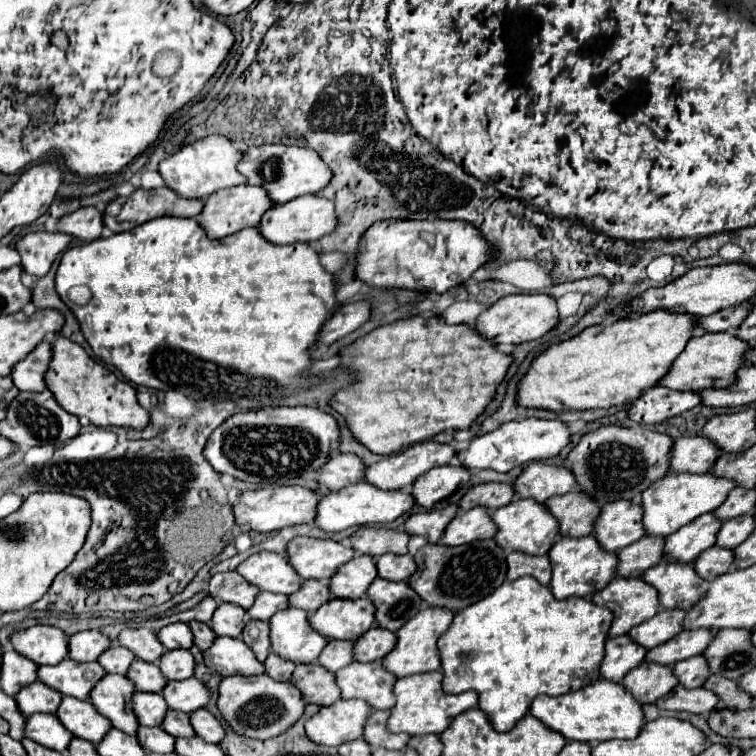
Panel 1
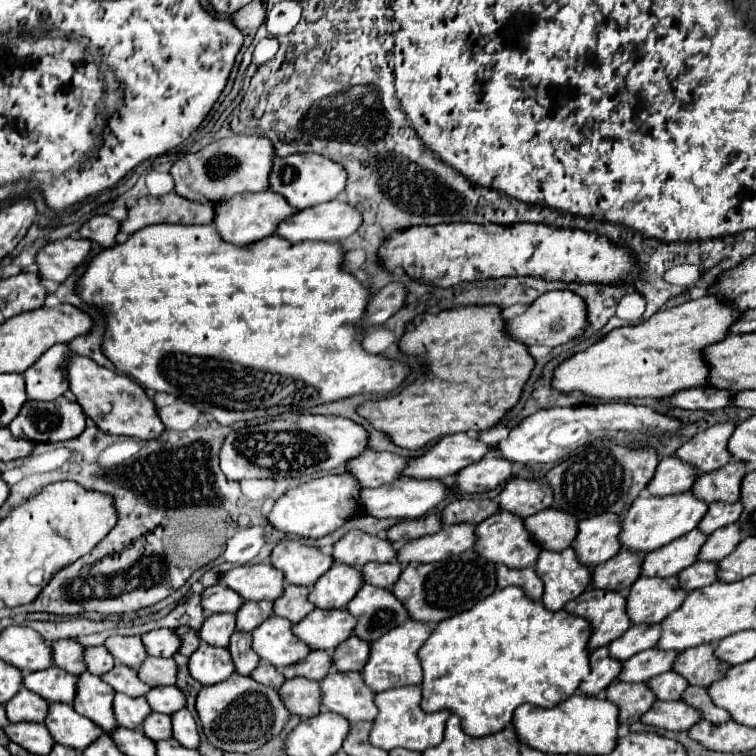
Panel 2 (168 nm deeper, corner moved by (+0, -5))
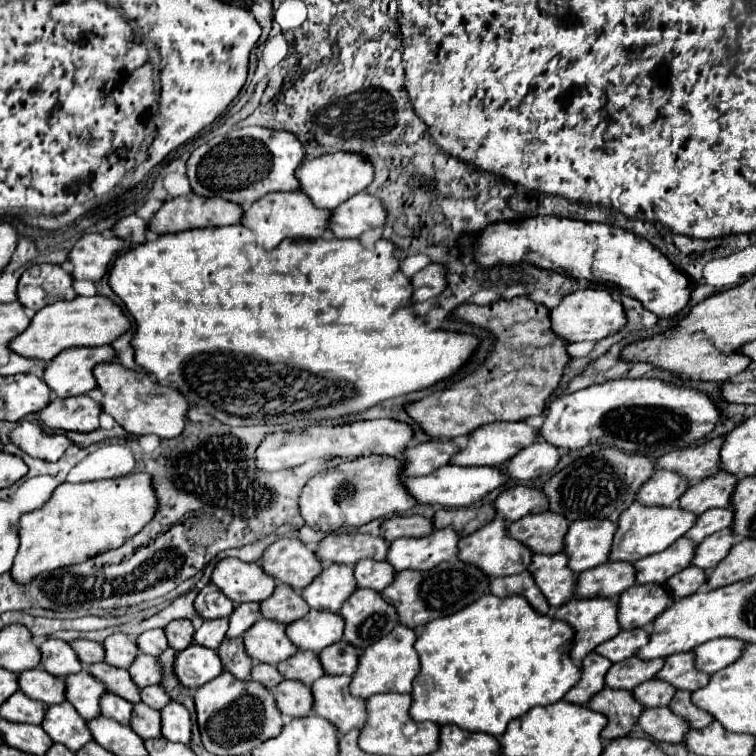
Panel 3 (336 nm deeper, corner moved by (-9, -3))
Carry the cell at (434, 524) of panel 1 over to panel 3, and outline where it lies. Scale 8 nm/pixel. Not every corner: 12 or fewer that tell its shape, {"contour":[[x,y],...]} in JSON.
{"contour":[[422,515],[384,519],[380,535],[388,543],[398,537],[422,537],[432,521]]}

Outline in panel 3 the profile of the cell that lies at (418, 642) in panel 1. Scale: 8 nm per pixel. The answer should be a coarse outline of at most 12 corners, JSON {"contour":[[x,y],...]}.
{"contour":[[414,629],[366,647],[350,695],[410,693],[420,671]]}

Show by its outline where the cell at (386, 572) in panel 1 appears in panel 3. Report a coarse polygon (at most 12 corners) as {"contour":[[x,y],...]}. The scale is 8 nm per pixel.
{"contour":[[360,559],[358,587],[382,591],[394,577],[386,561]]}

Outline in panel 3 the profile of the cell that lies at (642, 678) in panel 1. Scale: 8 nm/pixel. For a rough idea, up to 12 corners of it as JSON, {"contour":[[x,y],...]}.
{"contour":[[604,687],[586,705],[606,715],[602,739],[630,733],[642,705],[630,691]]}

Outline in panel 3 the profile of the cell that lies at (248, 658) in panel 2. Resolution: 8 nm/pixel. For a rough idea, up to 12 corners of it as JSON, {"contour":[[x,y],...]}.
{"contour":[[238,637],[218,647],[224,671],[236,679],[250,677],[252,661]]}

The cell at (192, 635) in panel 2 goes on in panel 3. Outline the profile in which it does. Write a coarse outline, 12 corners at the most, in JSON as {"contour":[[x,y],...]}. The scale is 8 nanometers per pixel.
{"contour":[[188,619],[164,627],[168,645],[182,651],[192,643],[194,627]]}

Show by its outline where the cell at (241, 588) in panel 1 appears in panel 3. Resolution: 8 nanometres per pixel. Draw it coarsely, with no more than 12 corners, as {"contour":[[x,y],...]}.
{"contour":[[206,585],[194,609],[204,621],[230,617],[234,603]]}

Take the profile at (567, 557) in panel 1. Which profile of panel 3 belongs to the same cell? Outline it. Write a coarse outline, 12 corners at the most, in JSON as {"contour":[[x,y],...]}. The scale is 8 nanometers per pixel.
{"contour":[[564,553],[534,555],[528,571],[552,607],[572,597]]}

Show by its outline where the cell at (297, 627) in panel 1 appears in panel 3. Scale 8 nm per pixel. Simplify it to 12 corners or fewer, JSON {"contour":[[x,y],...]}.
{"contour":[[260,619],[244,635],[252,661],[278,665],[294,653],[282,623]]}

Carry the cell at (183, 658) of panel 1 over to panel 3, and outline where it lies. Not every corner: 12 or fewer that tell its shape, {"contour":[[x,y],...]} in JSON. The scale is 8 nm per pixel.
{"contour":[[138,655],[128,673],[142,689],[160,683],[158,659]]}

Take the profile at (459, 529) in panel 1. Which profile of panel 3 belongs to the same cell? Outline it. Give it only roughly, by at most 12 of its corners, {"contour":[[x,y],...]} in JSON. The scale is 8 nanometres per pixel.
{"contour":[[452,527],[390,543],[394,571],[428,571],[456,557]]}

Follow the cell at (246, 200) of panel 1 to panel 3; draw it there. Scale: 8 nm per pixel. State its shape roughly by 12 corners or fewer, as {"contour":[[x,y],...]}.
{"contour":[[270,193],[242,223],[266,249],[318,239],[332,211],[302,193]]}

